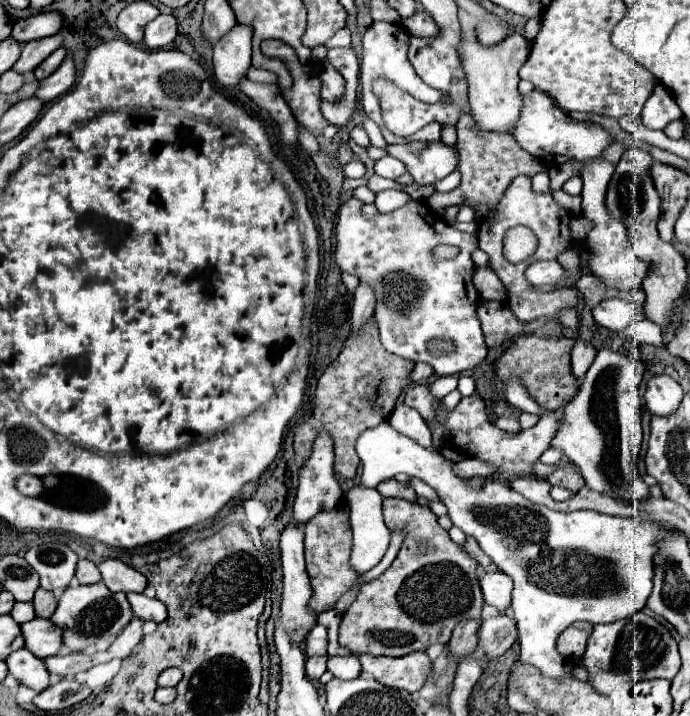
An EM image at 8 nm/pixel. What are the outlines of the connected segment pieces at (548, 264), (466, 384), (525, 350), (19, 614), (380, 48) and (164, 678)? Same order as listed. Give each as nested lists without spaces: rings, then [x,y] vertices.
[[[536,261],[532,267],[526,269],[524,277],[532,285],[554,285],[564,279],[564,269],[558,261]]]
[[[462,375],[460,381],[458,381],[458,391],[460,391],[462,395],[472,395],[472,393],[476,391],[476,381],[474,381],[474,377]]]
[[[520,335],[512,341],[512,345],[496,359],[494,373],[504,381],[512,375],[522,377],[530,395],[538,401],[540,407],[548,411],[558,411],[568,403],[580,385],[580,379],[570,373],[570,351],[574,347],[574,339],[560,337],[560,339],[546,339],[540,335]]]
[[[14,603],[10,615],[12,615],[12,619],[14,619],[16,623],[26,623],[26,621],[32,621],[32,619],[36,617],[30,603]]]
[[[372,23],[366,33],[364,33],[364,49],[362,49],[362,67],[360,67],[360,85],[362,85],[362,107],[366,111],[366,115],[378,123],[382,135],[386,141],[398,141],[398,143],[408,143],[408,141],[438,141],[440,139],[440,123],[428,123],[424,125],[424,129],[416,131],[412,137],[396,137],[394,133],[390,133],[382,121],[382,111],[380,111],[380,103],[378,103],[378,97],[372,93],[372,81],[376,77],[386,77],[390,79],[392,83],[396,83],[400,89],[406,89],[408,93],[412,93],[412,97],[416,97],[418,101],[430,101],[430,103],[436,103],[440,101],[442,93],[428,87],[418,75],[416,71],[412,69],[412,63],[408,61],[408,39],[410,39],[410,33],[402,27],[402,25],[392,25],[392,23]]]
[[[166,669],[160,673],[158,677],[158,685],[160,687],[176,687],[182,679],[182,671],[180,669]]]

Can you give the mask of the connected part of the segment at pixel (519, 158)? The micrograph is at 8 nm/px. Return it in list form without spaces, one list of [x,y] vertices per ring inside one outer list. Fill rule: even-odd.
[[[462,113],[458,123],[458,171],[462,173],[462,183],[450,191],[450,193],[434,193],[428,199],[430,209],[446,208],[453,205],[472,205],[478,213],[478,217],[486,217],[494,211],[496,203],[500,201],[502,193],[506,191],[506,187],[512,183],[514,177],[518,175],[534,175],[544,171],[544,165],[532,157],[530,153],[524,153],[524,149],[520,149],[520,145],[516,143],[516,139],[510,133],[486,133],[484,129],[476,129],[476,123],[472,121],[470,113]]]

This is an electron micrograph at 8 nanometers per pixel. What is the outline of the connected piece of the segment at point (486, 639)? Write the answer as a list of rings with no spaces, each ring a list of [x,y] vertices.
[[[498,613],[482,623],[478,647],[484,651],[484,655],[496,659],[514,645],[516,637],[518,637],[516,619],[510,615]]]

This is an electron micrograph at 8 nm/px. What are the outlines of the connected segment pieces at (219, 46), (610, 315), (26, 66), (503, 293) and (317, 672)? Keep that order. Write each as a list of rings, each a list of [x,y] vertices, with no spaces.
[[[236,25],[214,45],[214,77],[224,87],[236,87],[250,67],[252,27]]]
[[[606,299],[592,309],[594,319],[612,331],[624,331],[636,319],[638,307],[632,301],[624,299]]]
[[[52,35],[52,37],[46,37],[46,39],[38,39],[38,41],[32,41],[28,45],[22,47],[22,55],[20,59],[14,63],[14,71],[18,73],[30,73],[34,71],[52,51],[56,51],[58,47],[62,45],[62,37],[60,35]]]
[[[476,267],[474,287],[478,289],[482,299],[490,299],[490,301],[506,301],[508,299],[508,291],[506,291],[504,283],[500,281],[500,277],[496,277],[496,273],[492,269]]]
[[[320,655],[320,657],[308,657],[306,661],[306,673],[312,681],[320,679],[320,675],[326,671],[326,661],[328,661],[328,655]]]

